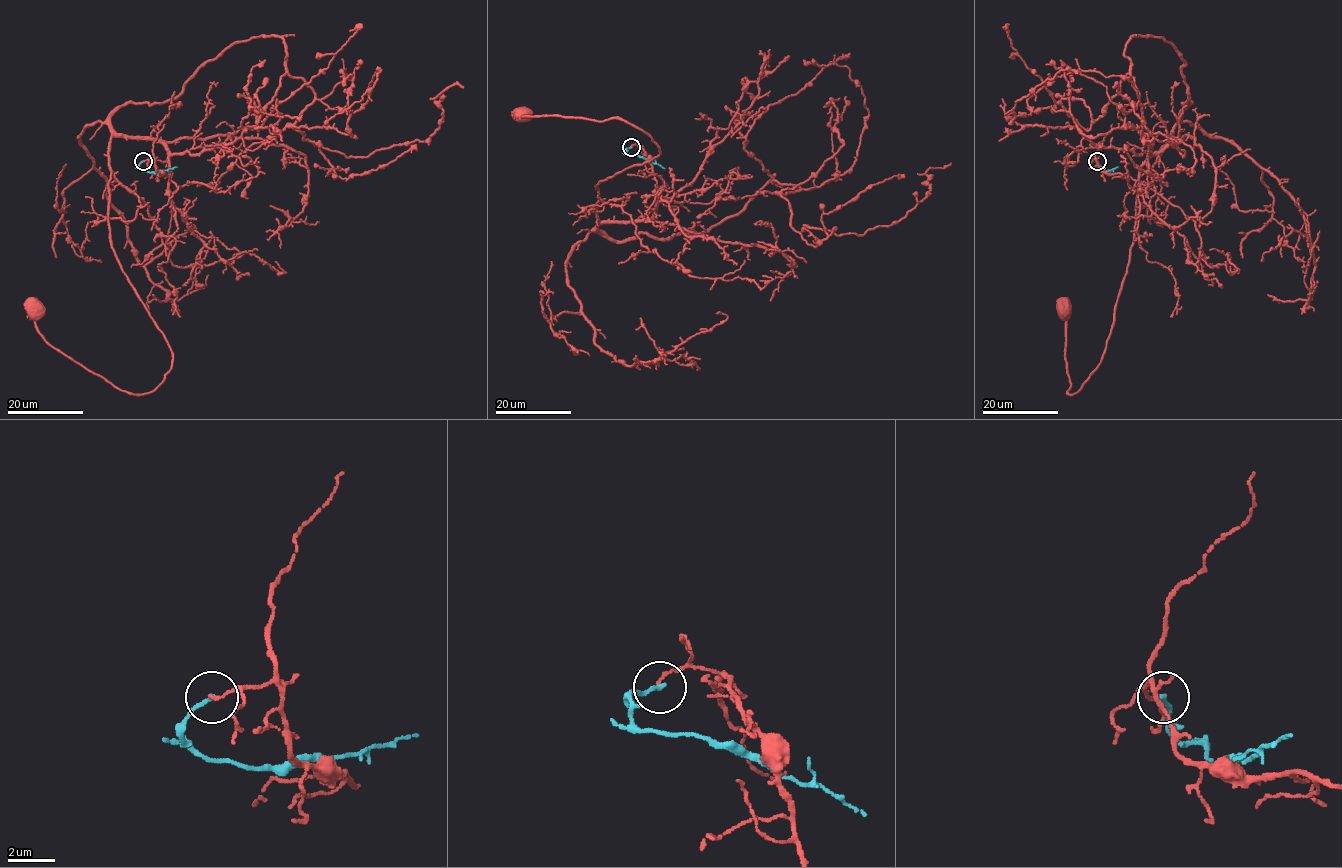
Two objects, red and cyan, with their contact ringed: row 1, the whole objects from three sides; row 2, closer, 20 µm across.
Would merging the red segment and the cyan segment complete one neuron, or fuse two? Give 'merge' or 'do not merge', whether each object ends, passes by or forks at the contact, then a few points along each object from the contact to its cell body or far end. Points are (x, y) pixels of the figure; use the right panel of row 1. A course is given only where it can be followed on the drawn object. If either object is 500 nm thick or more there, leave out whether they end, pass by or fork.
do not merge; red ends there; cyan ends there; red runs (1097, 160), (1136, 180), (1172, 137), (1137, 182), (1114, 325), (1075, 394), (1067, 392), (1063, 307); cyan runs (1097, 160), (1098, 166), (1106, 172), (1117, 167)

